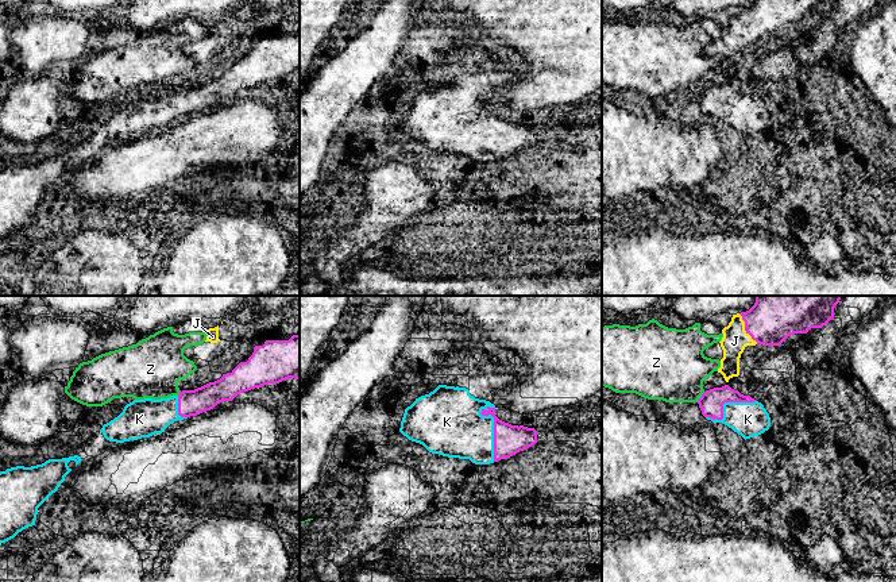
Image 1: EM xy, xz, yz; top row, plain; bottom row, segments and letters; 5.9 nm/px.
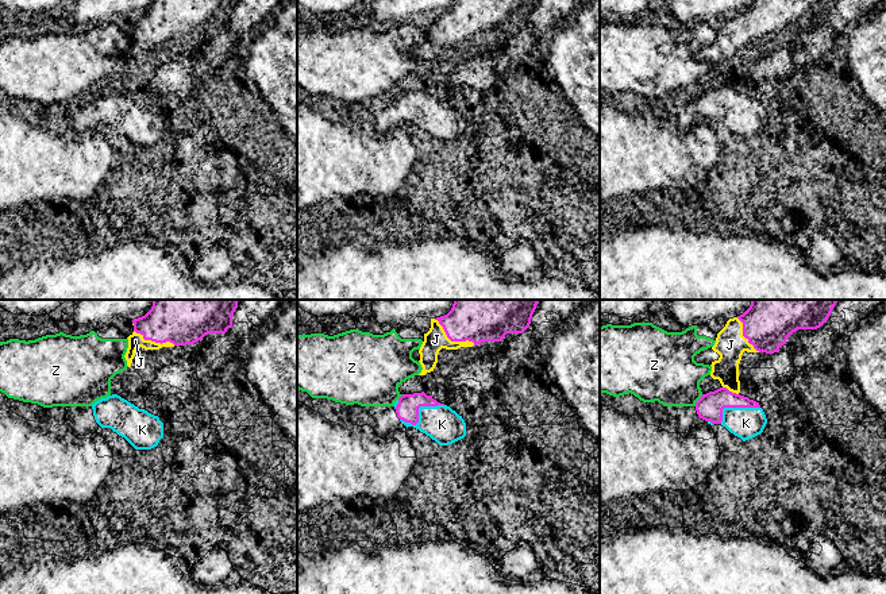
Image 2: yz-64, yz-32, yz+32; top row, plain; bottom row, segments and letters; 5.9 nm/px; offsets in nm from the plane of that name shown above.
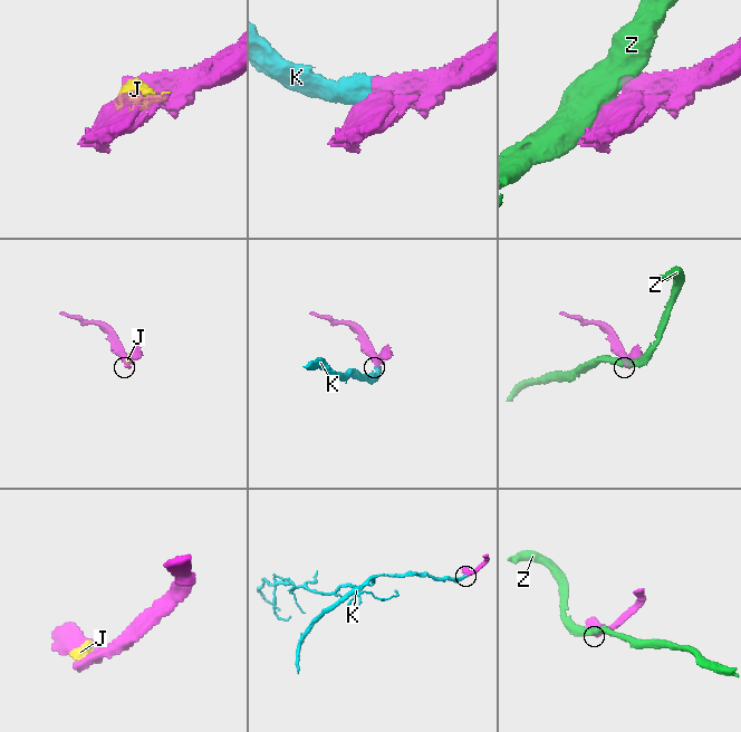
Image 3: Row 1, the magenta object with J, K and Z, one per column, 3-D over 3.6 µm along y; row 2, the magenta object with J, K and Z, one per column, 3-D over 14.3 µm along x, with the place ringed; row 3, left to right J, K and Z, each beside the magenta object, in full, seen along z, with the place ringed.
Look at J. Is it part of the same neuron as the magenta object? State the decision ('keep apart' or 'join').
keep apart

